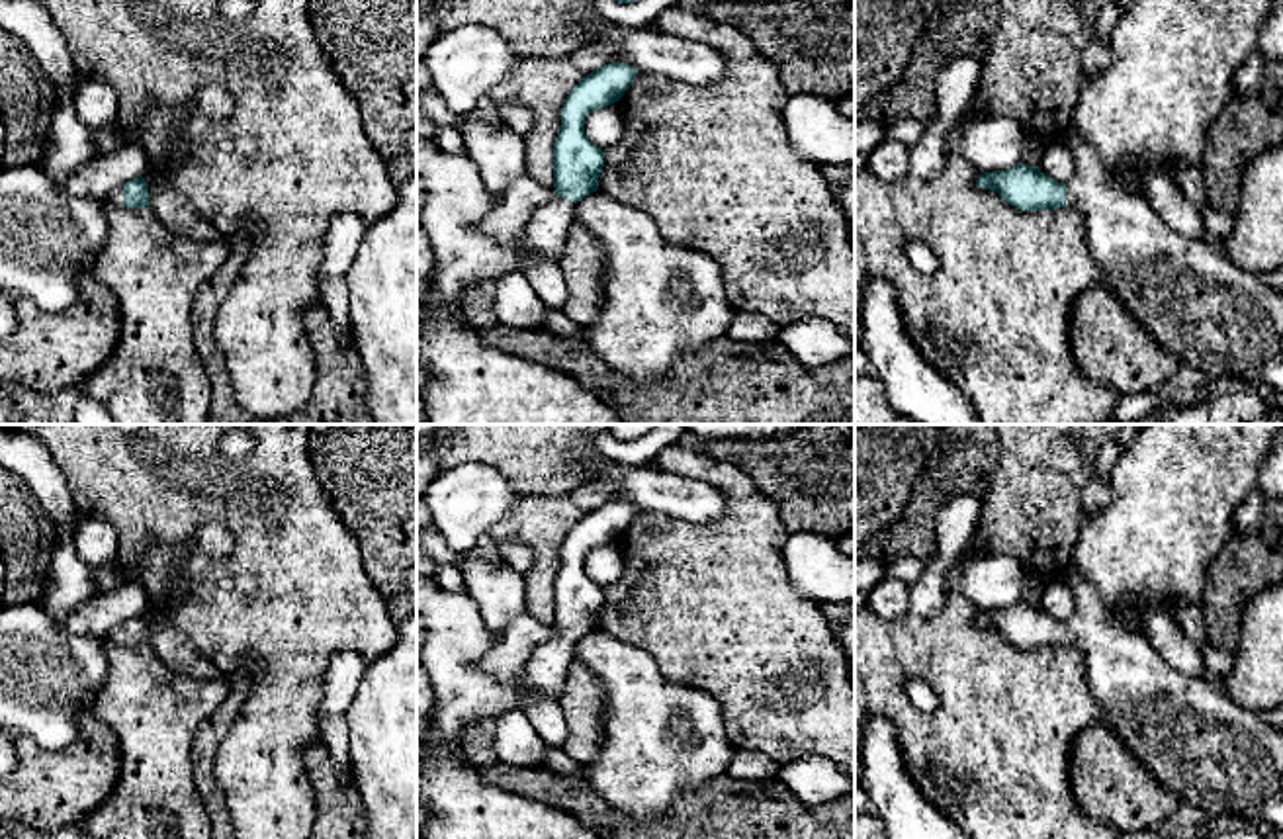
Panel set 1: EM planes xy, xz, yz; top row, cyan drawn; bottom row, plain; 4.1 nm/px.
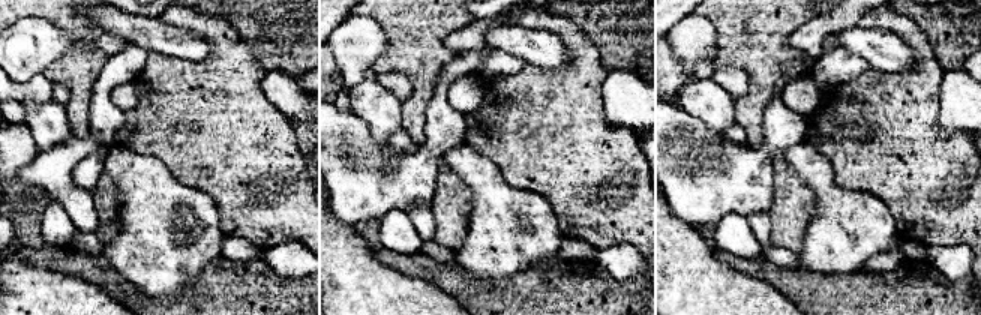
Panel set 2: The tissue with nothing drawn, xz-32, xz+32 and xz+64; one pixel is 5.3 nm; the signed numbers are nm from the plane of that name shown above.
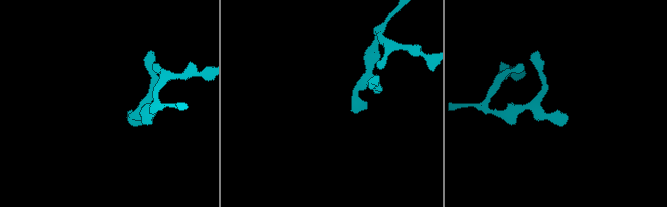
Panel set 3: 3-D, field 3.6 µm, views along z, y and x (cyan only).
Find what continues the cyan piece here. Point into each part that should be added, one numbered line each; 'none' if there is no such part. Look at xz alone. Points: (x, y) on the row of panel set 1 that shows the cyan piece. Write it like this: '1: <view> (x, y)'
1: xz (454, 200)

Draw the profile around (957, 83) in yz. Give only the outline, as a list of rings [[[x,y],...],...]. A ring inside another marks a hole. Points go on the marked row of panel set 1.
[[[960,57],[939,70],[933,125],[909,147],[909,174],[917,180],[931,182],[943,172],[947,162],[945,133],[968,113],[982,74],[984,59],[980,57]]]

